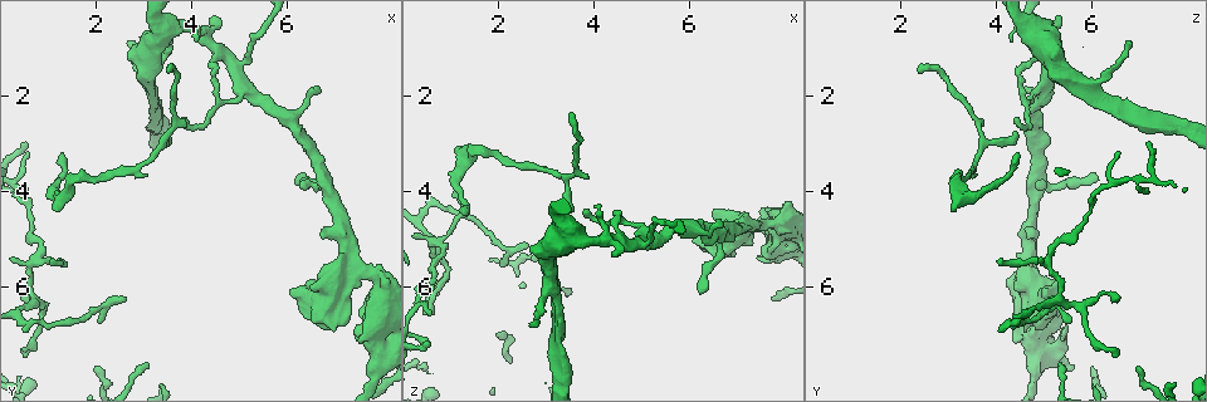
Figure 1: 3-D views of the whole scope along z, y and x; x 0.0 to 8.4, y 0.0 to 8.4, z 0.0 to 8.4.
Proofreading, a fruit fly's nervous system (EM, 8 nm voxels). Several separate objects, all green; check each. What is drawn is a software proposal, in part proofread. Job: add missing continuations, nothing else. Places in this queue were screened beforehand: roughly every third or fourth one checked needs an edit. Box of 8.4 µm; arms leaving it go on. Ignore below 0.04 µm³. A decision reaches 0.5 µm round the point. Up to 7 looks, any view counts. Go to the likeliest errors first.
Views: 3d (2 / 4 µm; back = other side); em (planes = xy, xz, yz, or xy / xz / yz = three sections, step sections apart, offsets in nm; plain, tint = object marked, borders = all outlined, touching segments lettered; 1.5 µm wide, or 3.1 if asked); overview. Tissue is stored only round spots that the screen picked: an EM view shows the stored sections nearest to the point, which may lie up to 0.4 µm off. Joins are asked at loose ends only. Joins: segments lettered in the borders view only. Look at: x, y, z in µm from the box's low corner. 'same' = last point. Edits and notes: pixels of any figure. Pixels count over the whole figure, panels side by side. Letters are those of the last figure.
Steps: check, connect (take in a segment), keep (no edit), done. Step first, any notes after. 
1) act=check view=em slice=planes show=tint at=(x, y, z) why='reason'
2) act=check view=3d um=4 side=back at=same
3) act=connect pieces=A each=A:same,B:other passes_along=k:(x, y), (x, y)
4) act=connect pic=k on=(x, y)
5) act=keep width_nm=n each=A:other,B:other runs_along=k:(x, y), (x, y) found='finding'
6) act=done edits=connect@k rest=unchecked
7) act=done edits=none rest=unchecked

act=check view=3d um=2 at=(1.30, 3.15, 4.45) why='an open end'

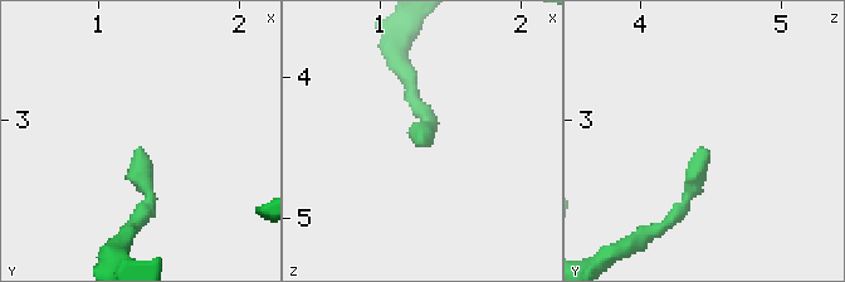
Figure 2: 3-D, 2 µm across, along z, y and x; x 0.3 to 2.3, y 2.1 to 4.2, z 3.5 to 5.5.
act=check view=em slice=planes show=borders at=(1.28, 3.18, 4.44)

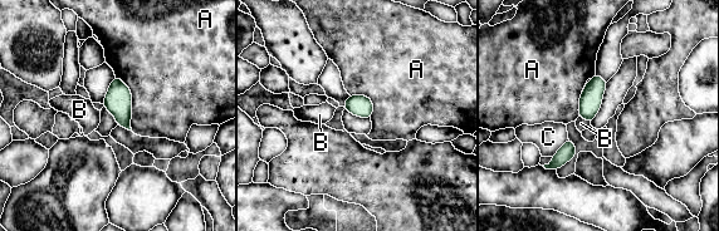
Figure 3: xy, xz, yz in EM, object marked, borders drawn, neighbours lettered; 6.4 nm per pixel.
act=keep each=A:other,B:other,C:other found='none of them fits'

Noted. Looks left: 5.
act=check view=3d um=2 side=back at=(1.10, 5.50, 4.00) why='thin end'

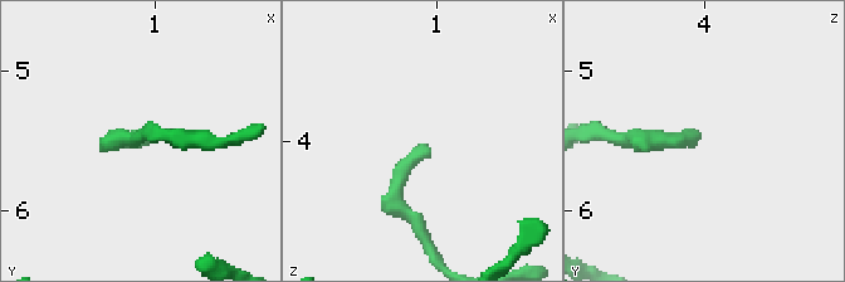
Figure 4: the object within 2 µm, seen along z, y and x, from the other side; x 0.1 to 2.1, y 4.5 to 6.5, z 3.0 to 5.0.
act=check view=em slice=planes show=borders at=(1.06, 5.46, 4.00) why='shape alone is not enough'

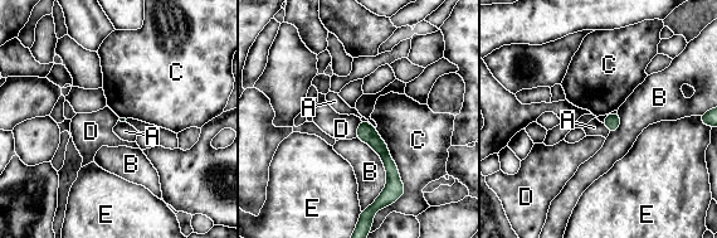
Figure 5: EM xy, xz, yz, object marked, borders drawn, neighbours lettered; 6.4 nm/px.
act=keep each=A:other,B:other,C:other,D:other,E:other border=5:(361, 121), (356, 136) found='none of them fits'

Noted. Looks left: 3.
act=check view=em slice=planes show=borders at=(2.10, 6.75, 5.55) why='free end'

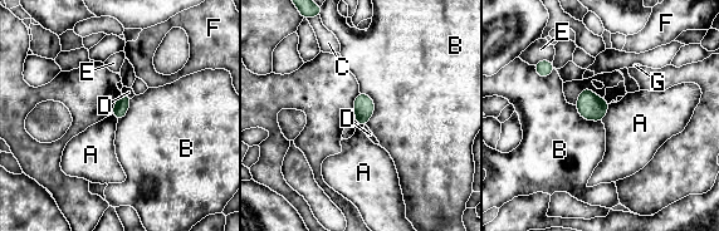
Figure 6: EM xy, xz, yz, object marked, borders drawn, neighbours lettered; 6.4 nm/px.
act=keep width_nm=90 each=A:other,B:other,C:other,D:other,E:other,F:other,G:other border=6:(610, 104), (601, 119) found='no lettered segment goes on from it'

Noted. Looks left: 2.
act=done edits=none rest=unchecked

